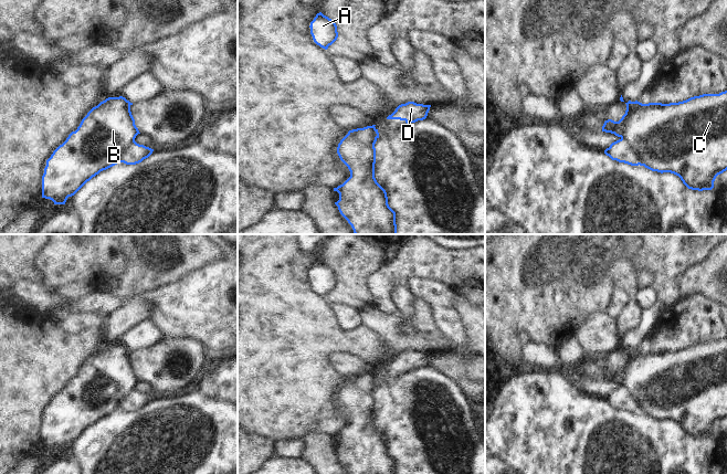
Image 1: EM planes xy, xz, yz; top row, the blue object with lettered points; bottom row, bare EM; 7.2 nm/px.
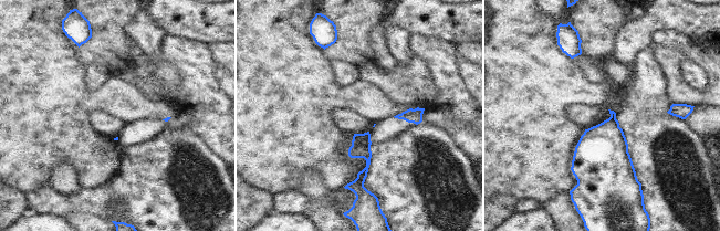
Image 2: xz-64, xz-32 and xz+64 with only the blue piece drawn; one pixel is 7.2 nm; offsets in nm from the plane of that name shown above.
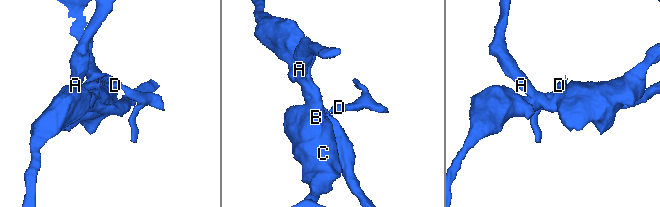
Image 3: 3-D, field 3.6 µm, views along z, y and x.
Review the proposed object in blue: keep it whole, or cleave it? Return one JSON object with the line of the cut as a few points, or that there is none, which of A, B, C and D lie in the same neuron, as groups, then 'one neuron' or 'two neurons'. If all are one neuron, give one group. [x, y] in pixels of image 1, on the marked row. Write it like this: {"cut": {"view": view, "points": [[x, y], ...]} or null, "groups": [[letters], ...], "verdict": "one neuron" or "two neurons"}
{"cut": {"view": "xz", "points": [[375, 129], [377, 137]]}, "groups": [["A", "B", "C"], ["D"]], "verdict": "two neurons"}

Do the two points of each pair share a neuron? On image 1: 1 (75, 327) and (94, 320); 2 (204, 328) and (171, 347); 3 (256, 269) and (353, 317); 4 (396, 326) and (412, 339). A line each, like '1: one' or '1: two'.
1: one
2: two
3: two
4: one

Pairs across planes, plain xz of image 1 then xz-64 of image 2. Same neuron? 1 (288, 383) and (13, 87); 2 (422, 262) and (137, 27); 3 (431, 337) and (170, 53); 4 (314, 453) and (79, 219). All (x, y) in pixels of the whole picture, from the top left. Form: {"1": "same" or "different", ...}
{"1": "same", "2": "different", "3": "different", "4": "same"}

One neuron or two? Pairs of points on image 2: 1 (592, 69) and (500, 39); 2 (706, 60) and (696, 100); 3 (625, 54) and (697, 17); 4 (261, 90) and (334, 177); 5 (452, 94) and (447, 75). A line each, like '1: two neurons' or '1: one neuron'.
1: two neurons
2: one neuron
3: one neuron
4: one neuron
5: one neuron

